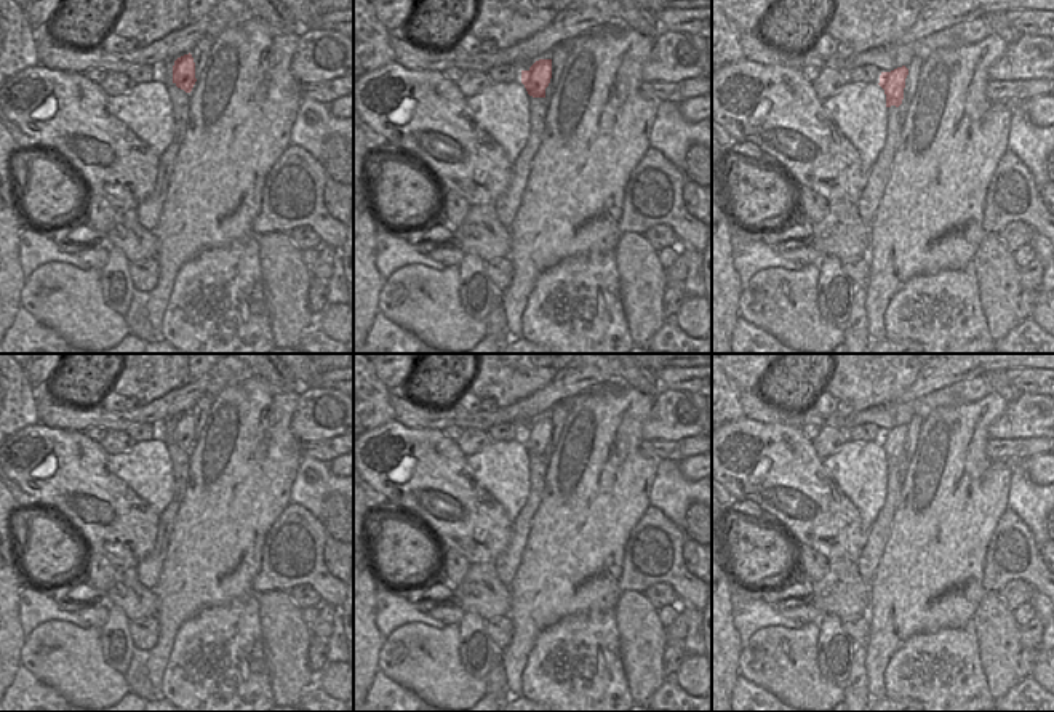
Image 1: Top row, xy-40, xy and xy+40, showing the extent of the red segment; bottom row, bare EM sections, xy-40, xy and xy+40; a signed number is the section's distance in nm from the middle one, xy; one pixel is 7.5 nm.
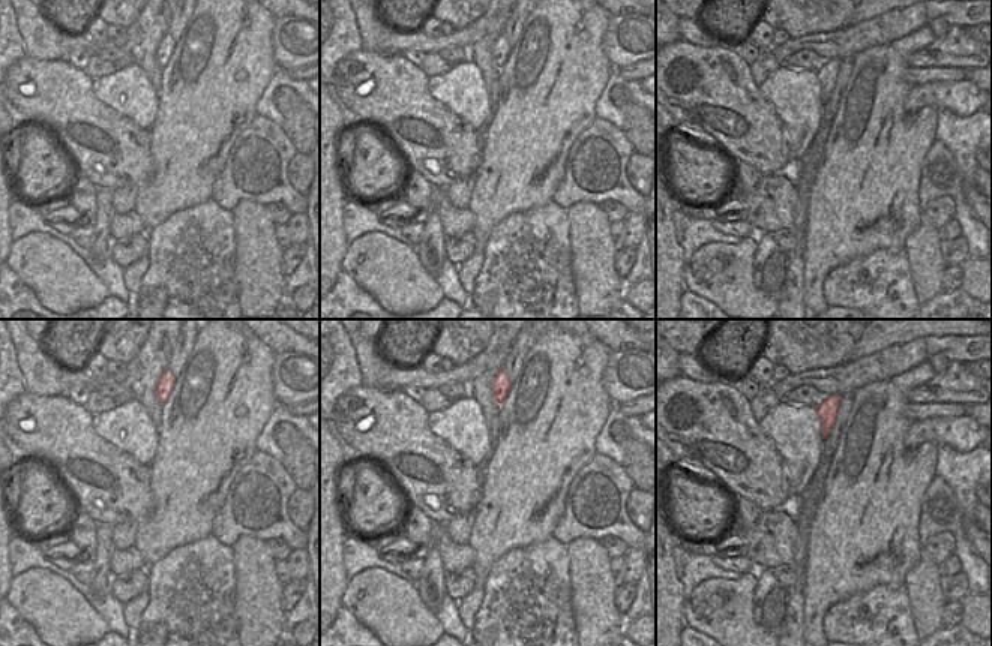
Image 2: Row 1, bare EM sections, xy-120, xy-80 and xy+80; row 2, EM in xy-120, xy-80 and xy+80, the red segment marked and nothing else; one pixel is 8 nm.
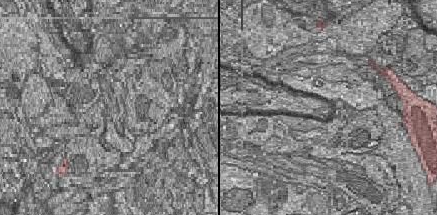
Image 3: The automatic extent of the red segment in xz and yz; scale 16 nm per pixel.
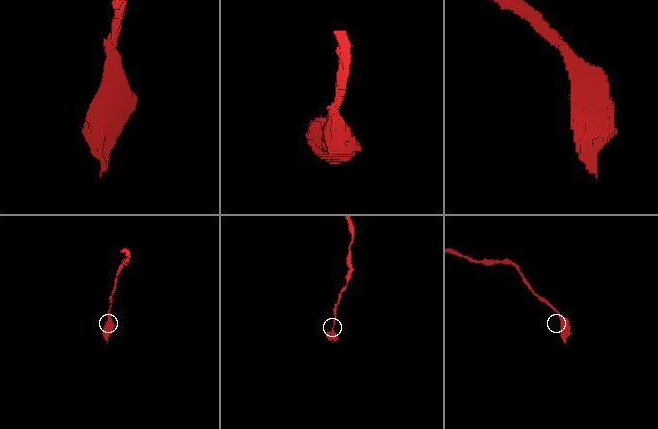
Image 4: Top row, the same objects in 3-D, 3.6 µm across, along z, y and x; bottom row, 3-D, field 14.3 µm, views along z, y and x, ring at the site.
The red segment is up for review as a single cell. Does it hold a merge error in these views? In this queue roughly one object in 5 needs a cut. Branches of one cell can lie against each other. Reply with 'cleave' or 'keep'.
keep

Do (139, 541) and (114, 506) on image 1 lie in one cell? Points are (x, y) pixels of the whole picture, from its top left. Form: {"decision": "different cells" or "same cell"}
{"decision": "same cell"}

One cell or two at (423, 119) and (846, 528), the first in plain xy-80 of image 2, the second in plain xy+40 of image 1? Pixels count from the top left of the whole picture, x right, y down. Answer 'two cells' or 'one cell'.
one cell

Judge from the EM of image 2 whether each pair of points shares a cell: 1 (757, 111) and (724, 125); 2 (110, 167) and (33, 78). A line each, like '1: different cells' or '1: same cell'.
1: same cell
2: same cell

